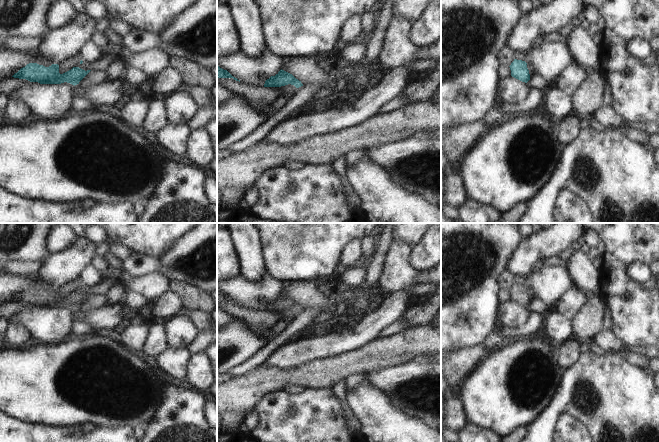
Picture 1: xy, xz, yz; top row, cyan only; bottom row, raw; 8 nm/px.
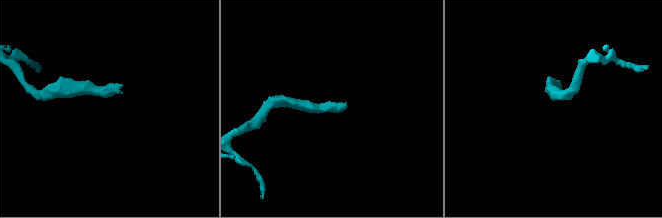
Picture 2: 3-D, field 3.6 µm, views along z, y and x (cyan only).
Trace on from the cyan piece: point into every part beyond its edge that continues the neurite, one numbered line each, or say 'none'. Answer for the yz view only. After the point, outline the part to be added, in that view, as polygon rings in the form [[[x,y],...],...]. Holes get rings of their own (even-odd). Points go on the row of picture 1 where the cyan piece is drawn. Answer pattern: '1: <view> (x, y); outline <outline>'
none

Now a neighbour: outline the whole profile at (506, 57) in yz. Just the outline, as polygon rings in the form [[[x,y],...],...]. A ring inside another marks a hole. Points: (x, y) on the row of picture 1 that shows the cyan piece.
[[[504,46],[499,51],[499,64],[510,66],[514,61],[514,52],[507,46]]]

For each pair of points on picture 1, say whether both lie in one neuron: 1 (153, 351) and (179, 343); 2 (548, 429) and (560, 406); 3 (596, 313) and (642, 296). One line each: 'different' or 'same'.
1: different
2: same
3: different

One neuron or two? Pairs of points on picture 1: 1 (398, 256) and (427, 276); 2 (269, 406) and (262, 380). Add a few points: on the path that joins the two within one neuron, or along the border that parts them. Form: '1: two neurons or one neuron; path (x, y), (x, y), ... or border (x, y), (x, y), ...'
1: one neuron; path (402, 264), (414, 276), (419, 276)
2: two neurons; border (282, 389), (269, 391), (252, 409)

